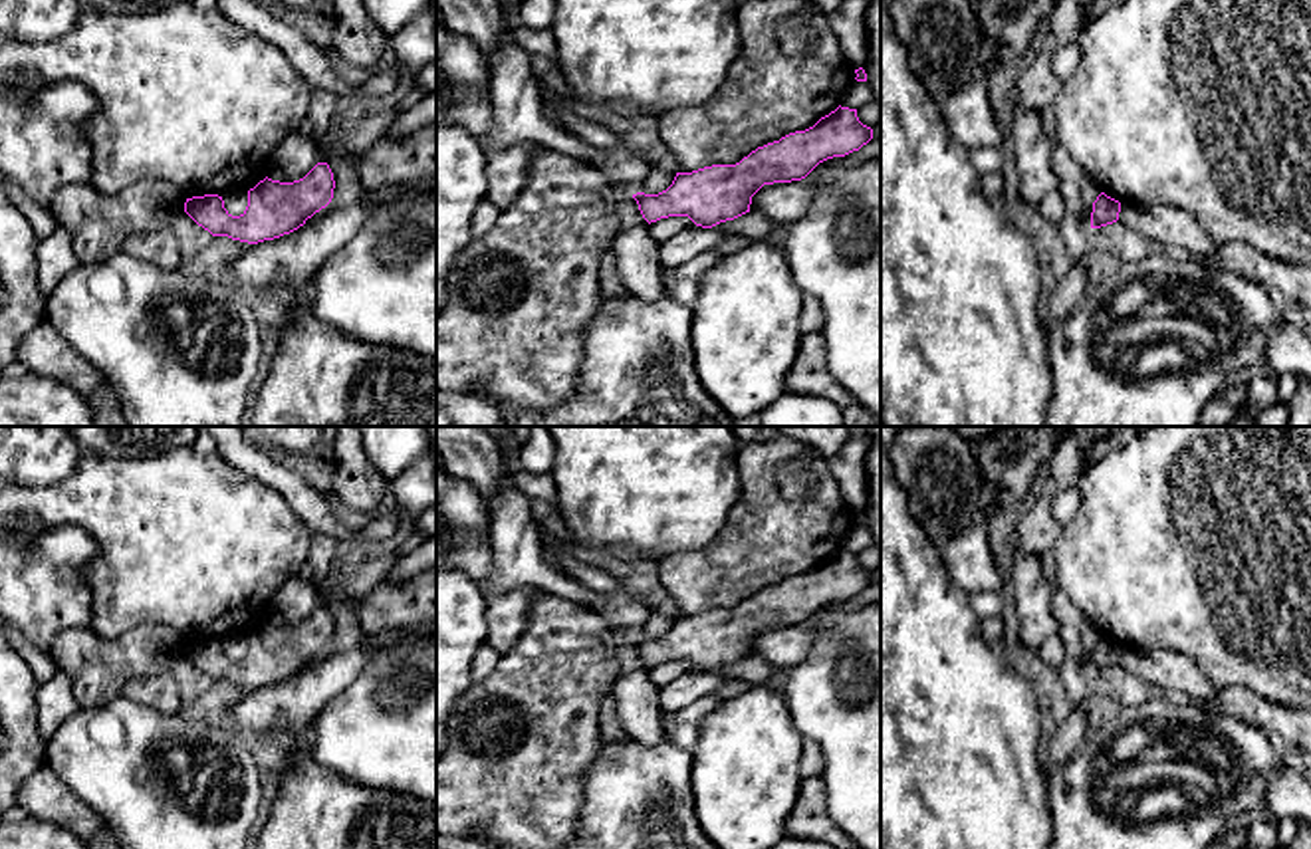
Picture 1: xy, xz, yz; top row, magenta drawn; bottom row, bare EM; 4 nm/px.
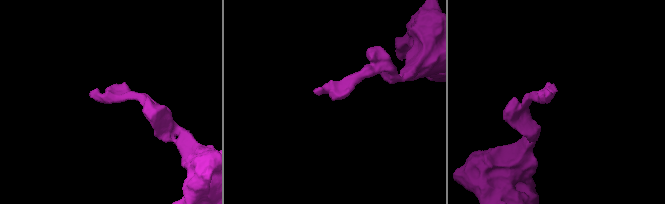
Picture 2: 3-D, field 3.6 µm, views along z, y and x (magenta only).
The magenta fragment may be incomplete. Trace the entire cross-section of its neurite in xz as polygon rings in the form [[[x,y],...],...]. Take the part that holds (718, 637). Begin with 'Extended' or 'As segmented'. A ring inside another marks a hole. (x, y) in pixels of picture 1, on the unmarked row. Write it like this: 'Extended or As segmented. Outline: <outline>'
As segmented. Outline: [[[839,549],[813,571],[758,591],[736,609],[676,617],[666,635],[633,643],[649,668],[688,661],[696,670],[712,672],[750,657],[752,641],[764,629],[801,625],[819,607],[859,595],[871,583],[873,573],[859,565],[857,553]]]

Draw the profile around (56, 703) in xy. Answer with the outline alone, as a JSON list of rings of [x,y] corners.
[[[56,667],[56,674],[40,686],[38,694],[38,728],[46,742],[71,714],[79,710],[71,682]]]

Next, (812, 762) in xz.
[[[803,738],[801,758],[799,758],[801,778],[803,780],[821,778],[823,768],[825,768],[825,758],[821,748],[815,742]]]

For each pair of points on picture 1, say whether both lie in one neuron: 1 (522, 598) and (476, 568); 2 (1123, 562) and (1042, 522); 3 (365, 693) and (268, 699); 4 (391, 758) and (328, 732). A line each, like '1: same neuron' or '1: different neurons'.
1: same neuron
2: different neurons
3: different neurons
4: same neuron

